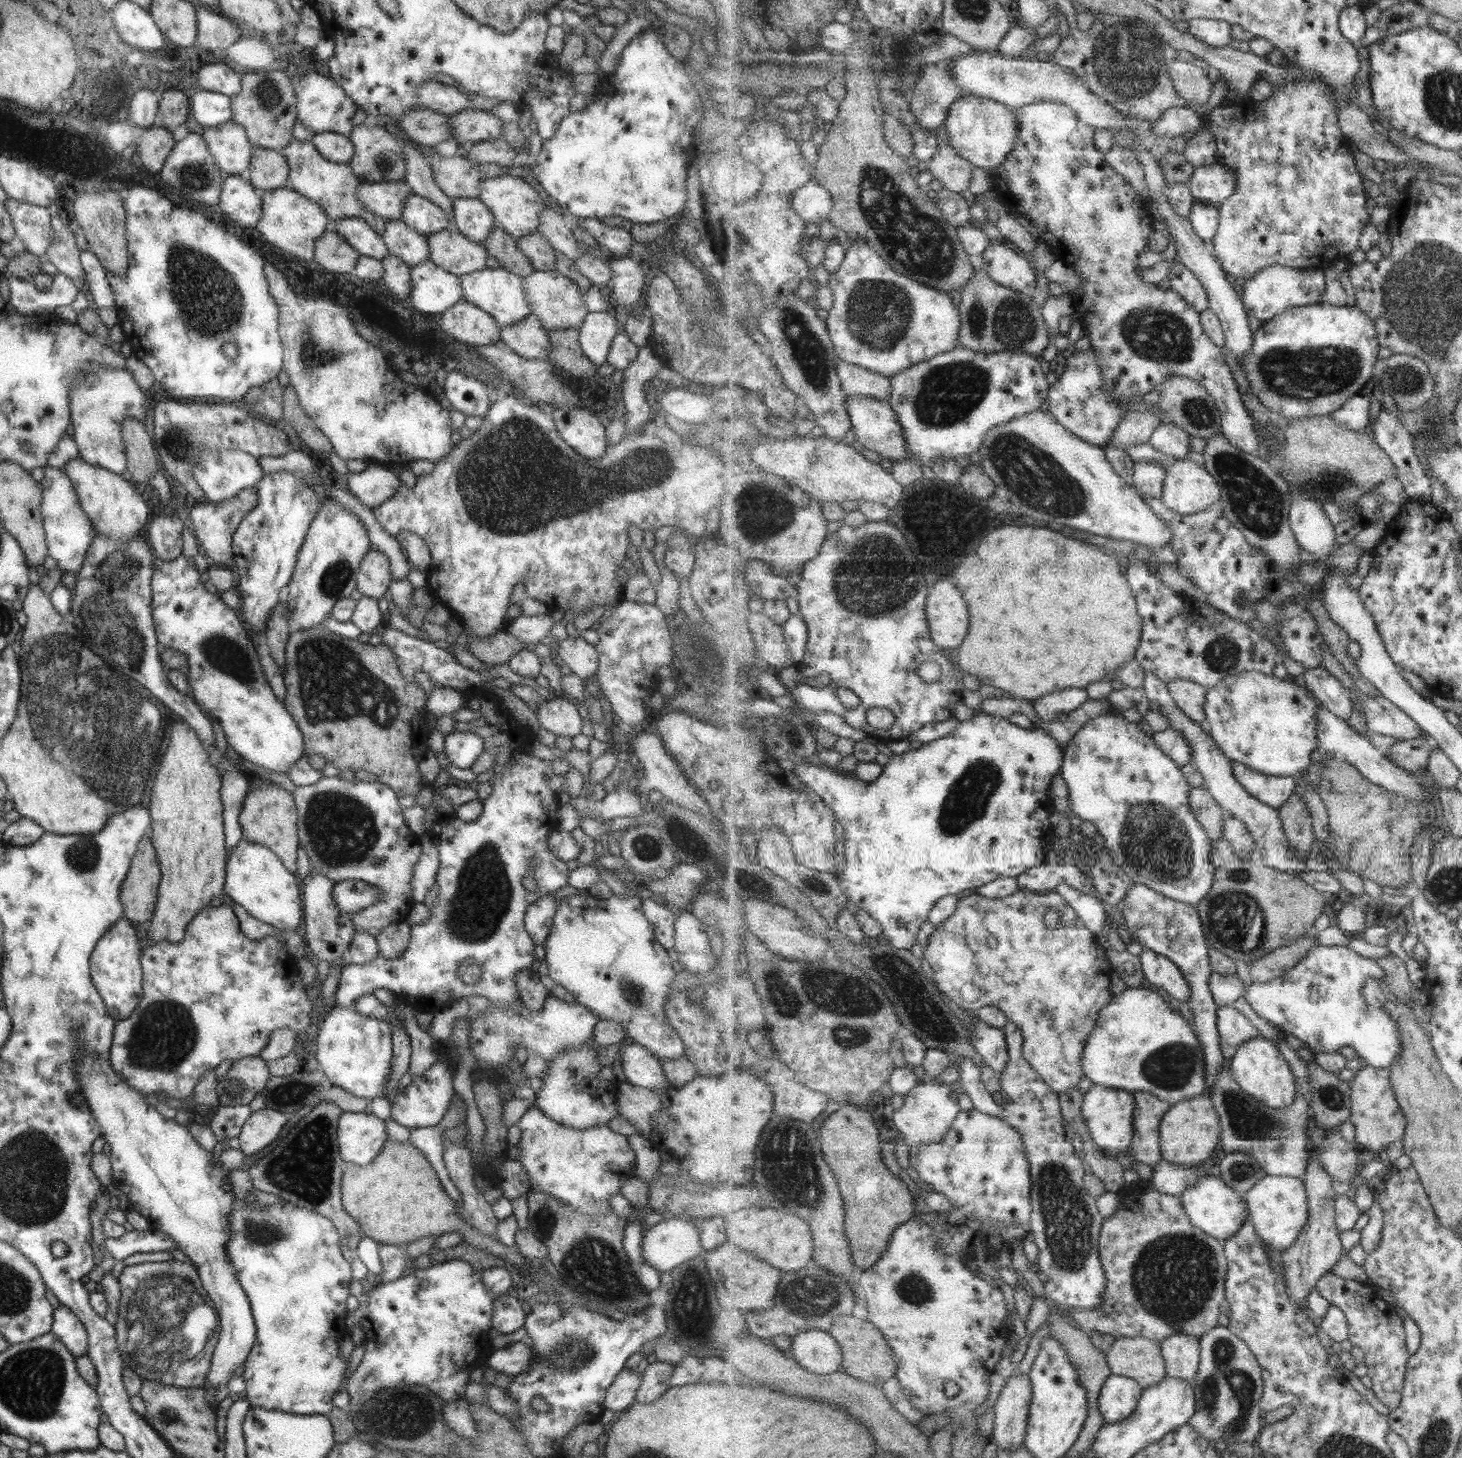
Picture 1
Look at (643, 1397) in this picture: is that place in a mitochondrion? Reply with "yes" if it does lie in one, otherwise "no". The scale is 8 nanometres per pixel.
no

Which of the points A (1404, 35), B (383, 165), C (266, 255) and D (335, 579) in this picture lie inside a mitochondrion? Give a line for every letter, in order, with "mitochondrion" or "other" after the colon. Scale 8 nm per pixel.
A: other
B: mitochondrion
C: other
D: mitochondrion

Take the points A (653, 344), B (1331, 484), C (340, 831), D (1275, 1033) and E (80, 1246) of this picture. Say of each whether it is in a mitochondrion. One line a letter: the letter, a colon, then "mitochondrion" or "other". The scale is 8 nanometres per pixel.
A: other
B: mitochondrion
C: mitochondrion
D: other
E: other

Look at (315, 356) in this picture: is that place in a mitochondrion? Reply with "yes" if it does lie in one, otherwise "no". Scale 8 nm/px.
yes

